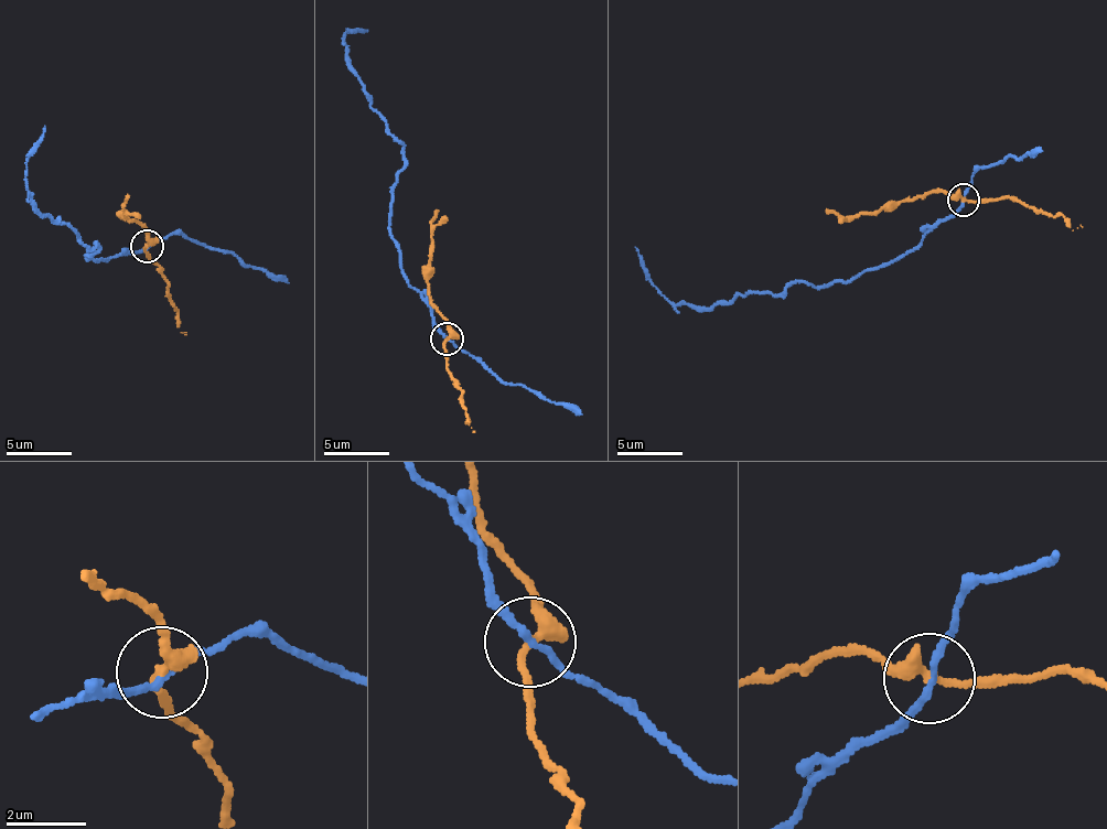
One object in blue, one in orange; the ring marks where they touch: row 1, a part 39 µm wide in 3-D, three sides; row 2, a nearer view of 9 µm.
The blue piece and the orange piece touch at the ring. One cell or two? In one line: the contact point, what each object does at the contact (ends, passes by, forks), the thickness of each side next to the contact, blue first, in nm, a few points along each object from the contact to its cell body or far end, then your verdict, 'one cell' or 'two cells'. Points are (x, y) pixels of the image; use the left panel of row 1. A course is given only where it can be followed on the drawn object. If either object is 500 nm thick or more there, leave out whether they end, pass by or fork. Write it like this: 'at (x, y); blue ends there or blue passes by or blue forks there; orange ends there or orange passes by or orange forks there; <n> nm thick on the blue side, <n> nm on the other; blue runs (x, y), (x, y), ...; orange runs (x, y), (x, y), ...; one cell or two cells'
at (147, 246); blue passes by; orange passes by; 160 nm thick on the blue side, 320 nm on the other; blue runs (148, 247), (86, 258), (96, 244), (41, 213), (30, 196), (27, 162), (45, 125); orange runs (148, 247), (150, 238), (122, 208), (125, 216), (122, 204), (128, 194); two cells

